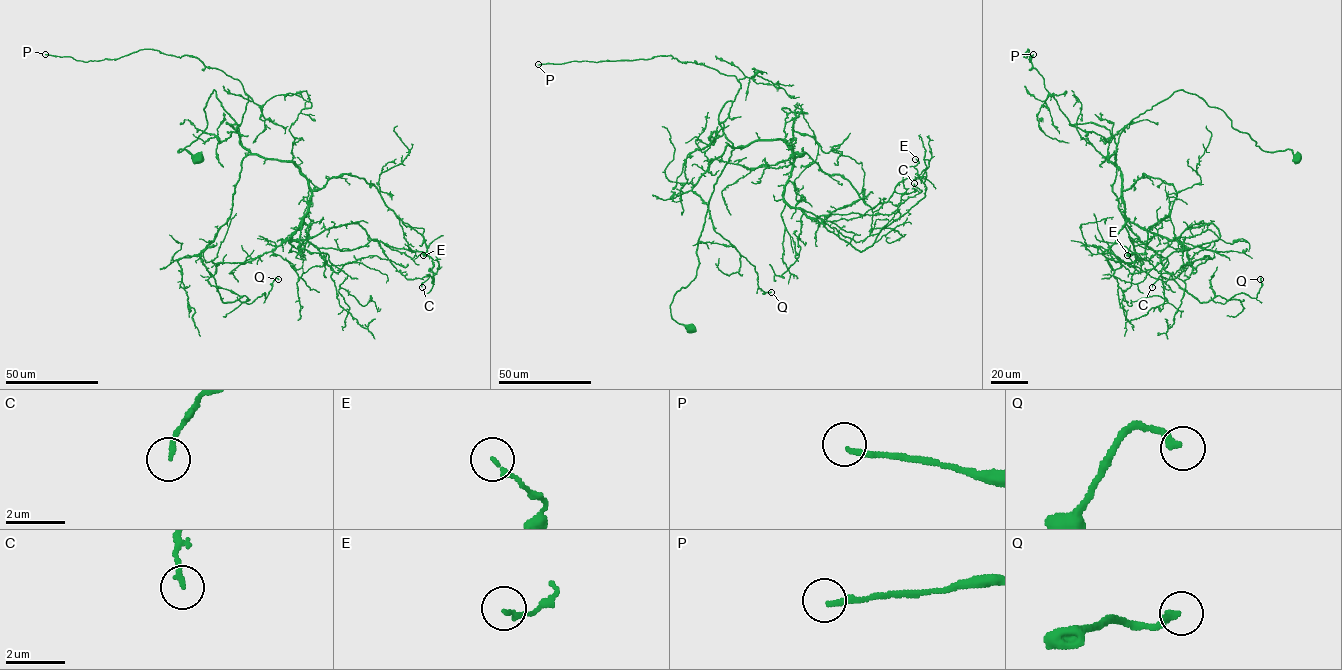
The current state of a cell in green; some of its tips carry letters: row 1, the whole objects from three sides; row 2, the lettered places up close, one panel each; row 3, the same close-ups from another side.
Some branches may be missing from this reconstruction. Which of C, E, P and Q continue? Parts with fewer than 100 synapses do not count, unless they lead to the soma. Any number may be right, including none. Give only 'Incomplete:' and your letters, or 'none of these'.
Incomplete: P

